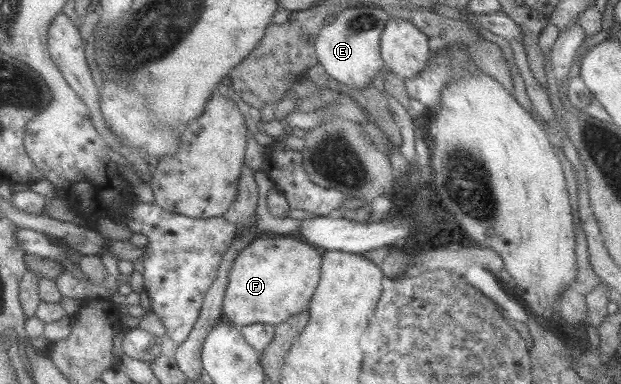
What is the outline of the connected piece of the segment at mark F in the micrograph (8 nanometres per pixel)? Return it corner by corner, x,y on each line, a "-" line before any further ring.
257,235
236,251
226,275
222,313
238,327
252,323
276,326
301,313
315,292
320,263
326,249
313,247
292,235

